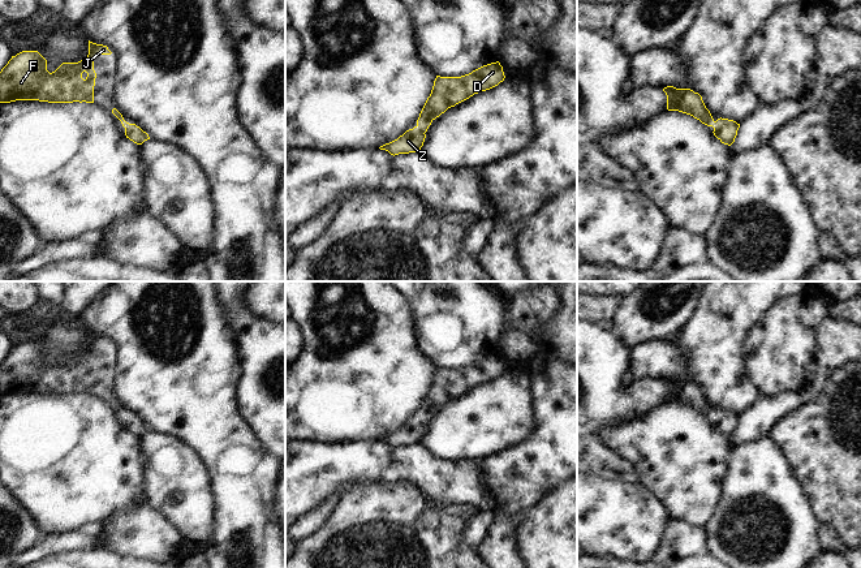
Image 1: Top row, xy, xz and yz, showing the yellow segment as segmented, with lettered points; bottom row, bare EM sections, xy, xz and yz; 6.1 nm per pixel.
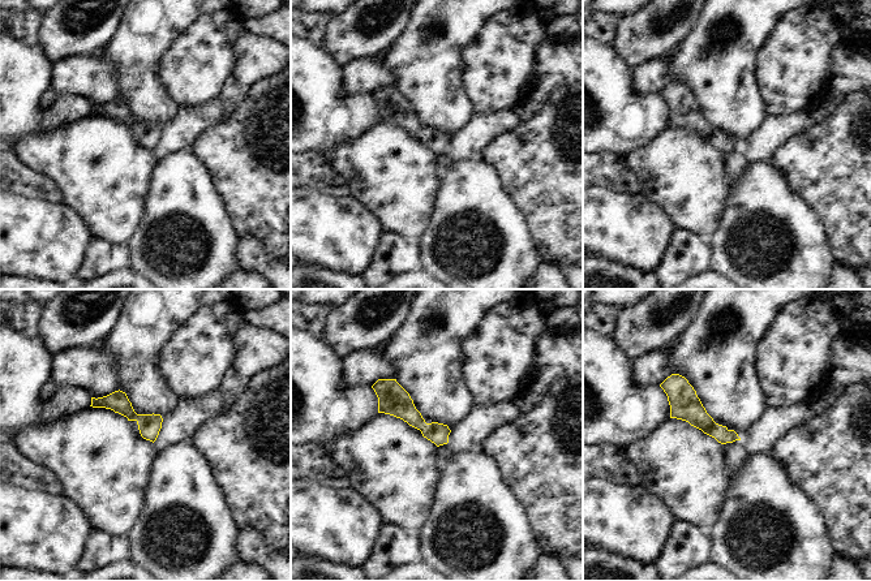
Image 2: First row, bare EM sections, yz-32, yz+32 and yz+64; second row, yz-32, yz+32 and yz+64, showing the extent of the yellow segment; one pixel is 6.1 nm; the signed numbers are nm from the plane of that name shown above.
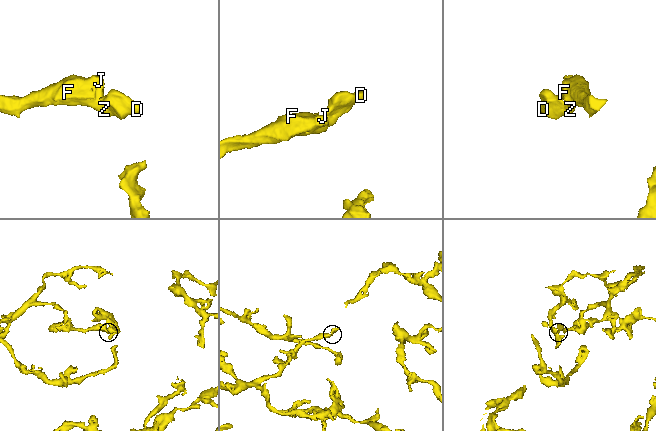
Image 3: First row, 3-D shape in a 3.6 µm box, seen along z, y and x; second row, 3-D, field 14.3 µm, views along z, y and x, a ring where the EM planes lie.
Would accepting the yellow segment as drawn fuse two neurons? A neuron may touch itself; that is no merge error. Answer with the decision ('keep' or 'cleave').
keep

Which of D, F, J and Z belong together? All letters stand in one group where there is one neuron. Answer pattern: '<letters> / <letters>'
D F J Z

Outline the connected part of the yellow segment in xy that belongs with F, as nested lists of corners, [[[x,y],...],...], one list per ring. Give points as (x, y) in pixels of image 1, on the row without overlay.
[[[89,332],[89,347],[78,354],[63,354],[55,363],[47,362],[47,352],[38,343],[22,343],[8,353],[0,363],[0,395],[16,392],[39,392],[48,395],[94,395],[96,365],[94,349],[111,347],[107,337]]]

